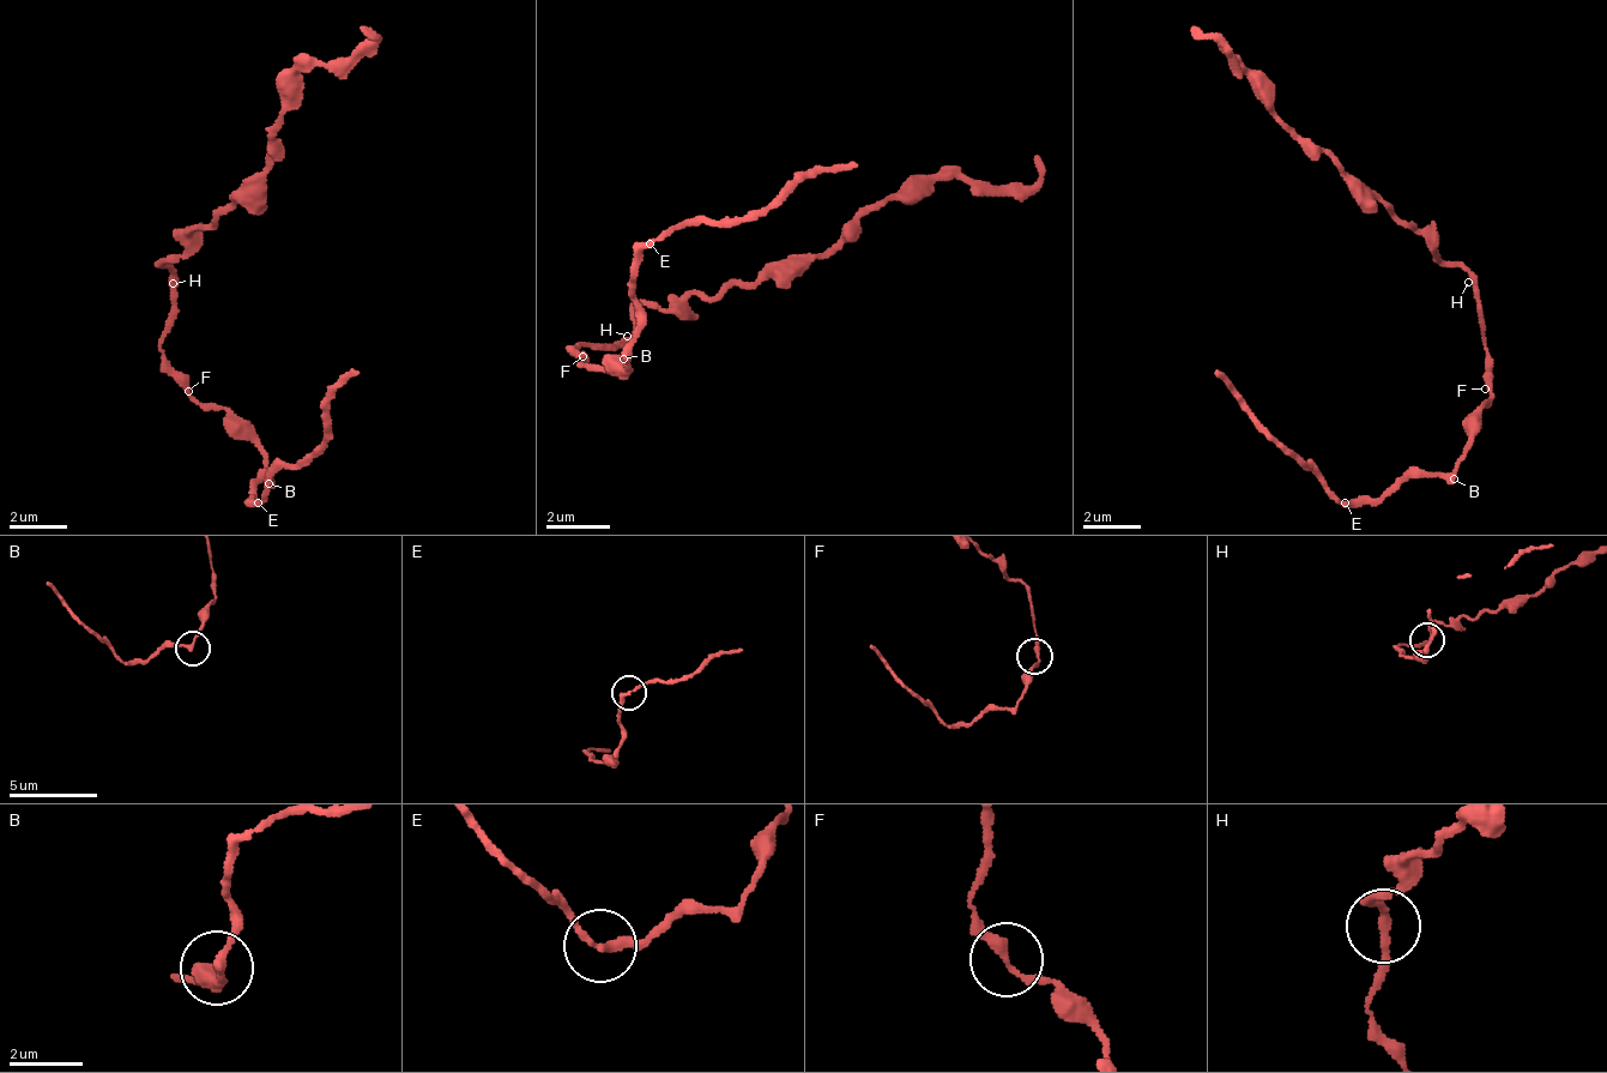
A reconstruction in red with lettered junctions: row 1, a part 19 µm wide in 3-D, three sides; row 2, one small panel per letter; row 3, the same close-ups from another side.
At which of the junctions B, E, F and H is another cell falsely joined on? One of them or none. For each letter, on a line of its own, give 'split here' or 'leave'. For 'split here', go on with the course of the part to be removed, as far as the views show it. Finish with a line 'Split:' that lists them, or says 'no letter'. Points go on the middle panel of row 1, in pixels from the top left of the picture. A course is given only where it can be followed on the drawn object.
B: leave
E: leave
F: leave
H: leave
Split: no letter

